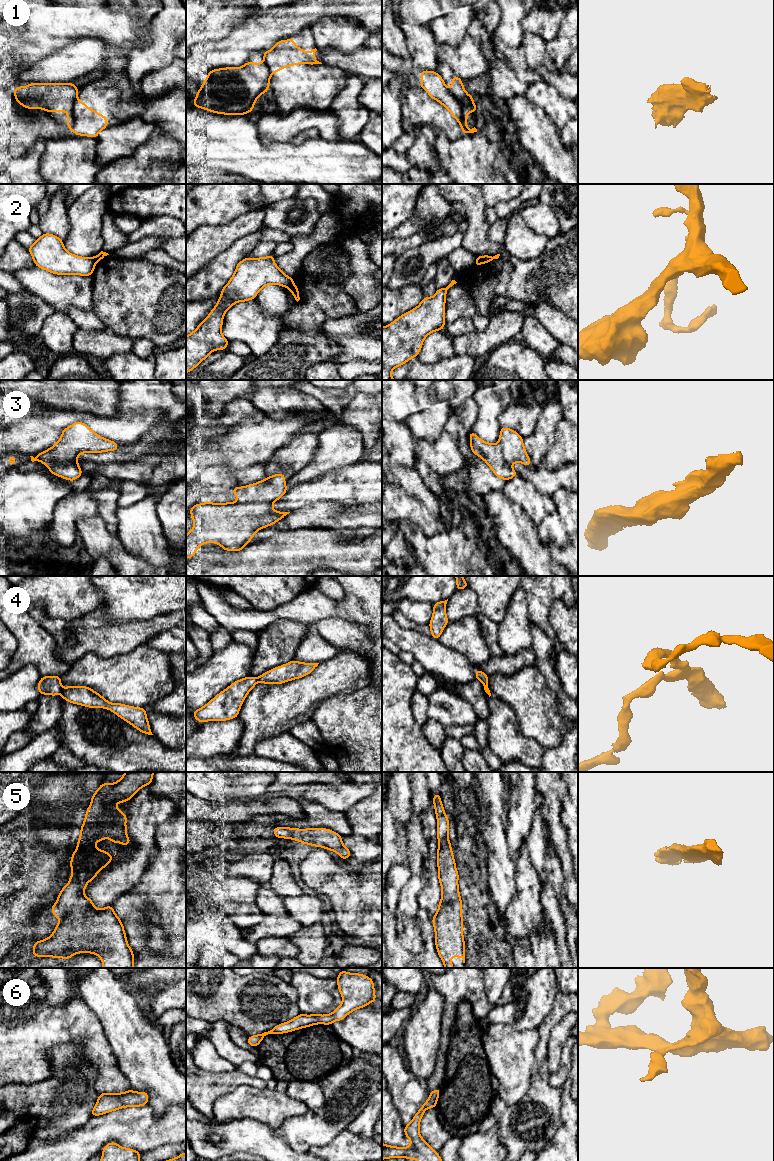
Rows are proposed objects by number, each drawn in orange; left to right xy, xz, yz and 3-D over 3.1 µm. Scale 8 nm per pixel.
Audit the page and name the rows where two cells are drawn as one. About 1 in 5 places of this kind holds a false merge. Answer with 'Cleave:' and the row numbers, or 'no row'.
Cleave: 1, 2, 4

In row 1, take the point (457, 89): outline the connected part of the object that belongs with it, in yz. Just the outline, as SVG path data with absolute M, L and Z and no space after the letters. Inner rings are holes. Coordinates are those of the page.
M456 75L453 76L451 84L452 86L450 92L462 102L462 105L464 107L464 113L462 117L463 126L468 130L468 133L477 132L477 129L475 127L472 128L471 130L467 128L467 114L471 112L475 112L478 108L477 105L473 103L473 99L474 99L473 96L469 95L466 92L462 84L462 80L458 76Z

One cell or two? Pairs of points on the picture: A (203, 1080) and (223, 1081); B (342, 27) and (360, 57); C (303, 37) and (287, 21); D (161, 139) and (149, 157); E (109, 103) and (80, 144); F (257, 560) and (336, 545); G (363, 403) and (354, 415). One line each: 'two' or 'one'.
A: one
B: two
C: two
D: one
E: two
F: one
G: one

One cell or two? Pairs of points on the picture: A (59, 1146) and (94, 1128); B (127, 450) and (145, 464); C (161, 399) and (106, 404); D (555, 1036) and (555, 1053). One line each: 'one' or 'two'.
A: one
B: two
C: two
D: one

